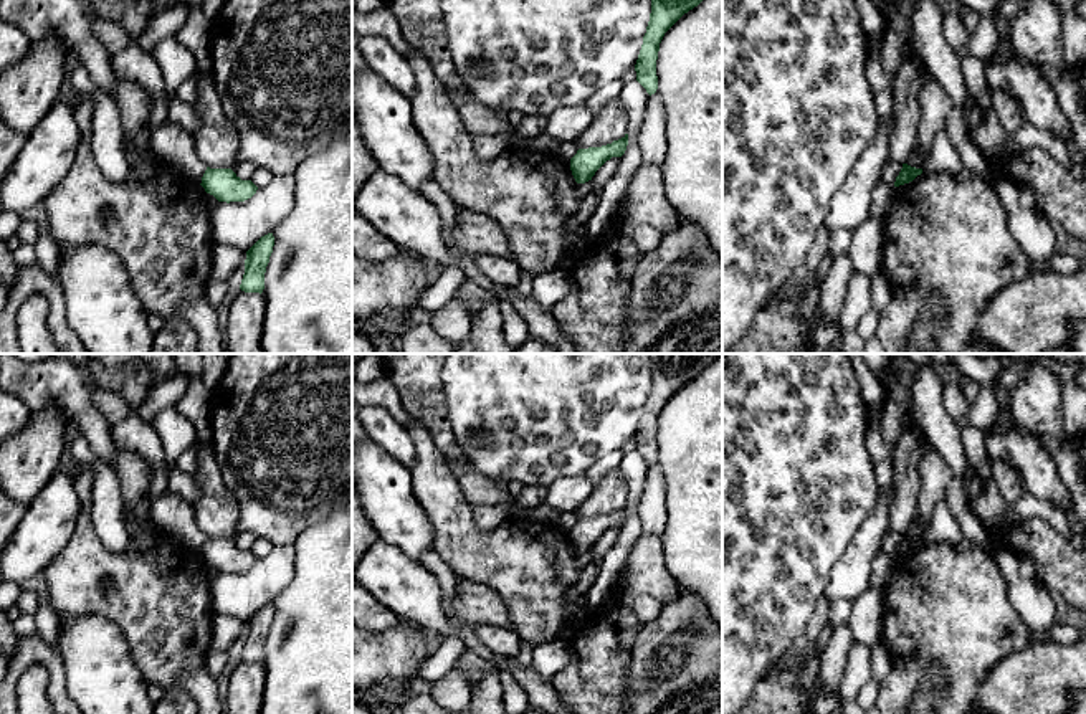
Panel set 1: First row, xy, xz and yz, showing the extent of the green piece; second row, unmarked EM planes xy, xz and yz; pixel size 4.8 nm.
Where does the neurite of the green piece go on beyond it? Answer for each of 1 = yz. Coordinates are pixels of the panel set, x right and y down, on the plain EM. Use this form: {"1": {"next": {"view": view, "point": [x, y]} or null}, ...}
{"1": {"next": null}}

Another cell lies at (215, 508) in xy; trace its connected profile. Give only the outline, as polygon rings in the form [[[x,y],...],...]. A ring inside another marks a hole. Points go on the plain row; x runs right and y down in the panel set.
[[[198,438],[195,446],[198,466],[197,474],[192,476],[198,488],[198,496],[192,502],[195,522],[210,539],[233,540],[238,534],[238,502],[221,479],[221,471],[215,461],[213,450]]]

